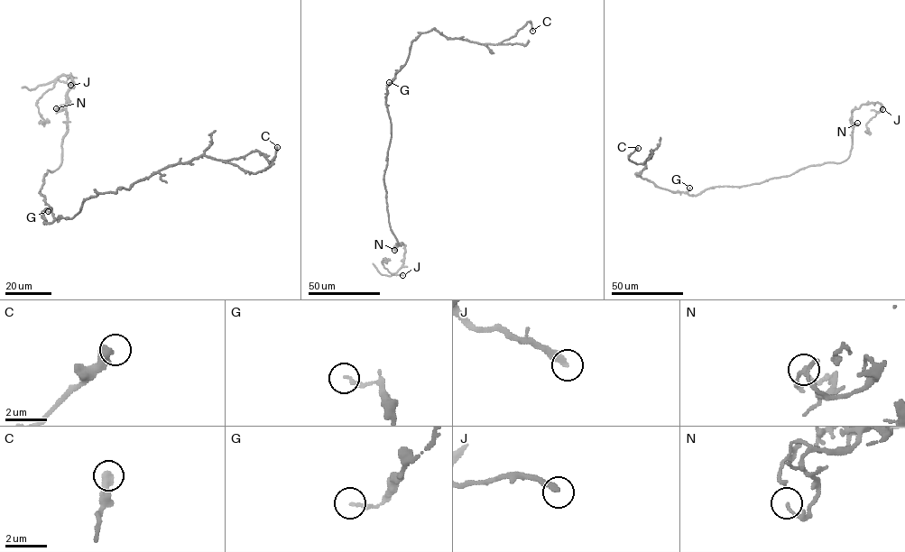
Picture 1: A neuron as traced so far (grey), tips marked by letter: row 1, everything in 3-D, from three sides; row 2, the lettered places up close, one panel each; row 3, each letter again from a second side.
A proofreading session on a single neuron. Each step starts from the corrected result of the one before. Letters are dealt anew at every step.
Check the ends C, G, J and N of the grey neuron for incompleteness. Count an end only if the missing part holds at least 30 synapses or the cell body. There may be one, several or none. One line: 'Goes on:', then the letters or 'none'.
Goes on: none

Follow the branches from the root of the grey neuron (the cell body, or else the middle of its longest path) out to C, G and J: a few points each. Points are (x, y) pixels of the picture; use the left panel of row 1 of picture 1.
C: (51, 209), (42, 211), (44, 223), (72, 218), (99, 193), (128, 189), (202, 155), (261, 171), (277, 147)
G: (51, 209), (42, 211), (44, 223), (49, 224), (55, 219), (53, 215), (48, 211)
J: (51, 209), (39, 192), (47, 170), (61, 164), (67, 131), (66, 93), (73, 80), (58, 78), (70, 85)

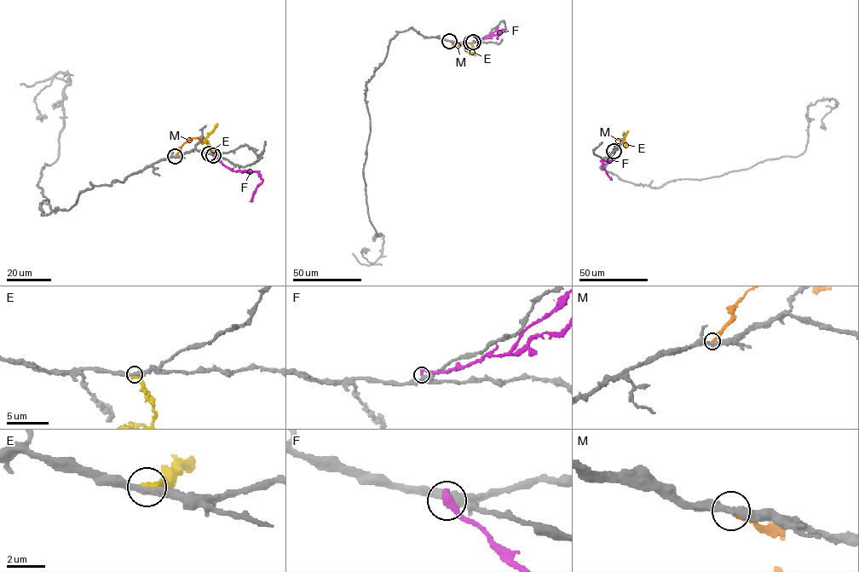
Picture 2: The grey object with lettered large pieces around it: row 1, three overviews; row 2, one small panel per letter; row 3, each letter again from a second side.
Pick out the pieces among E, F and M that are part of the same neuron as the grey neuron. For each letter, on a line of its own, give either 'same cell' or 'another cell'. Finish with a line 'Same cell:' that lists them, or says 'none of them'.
E: another cell
F: another cell
M: another cell
Same cell: none of them

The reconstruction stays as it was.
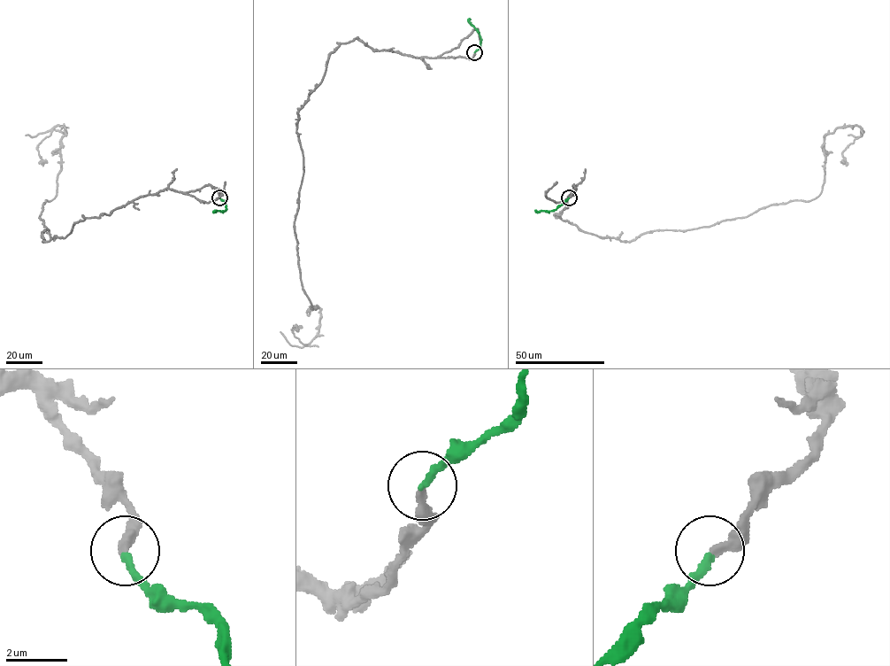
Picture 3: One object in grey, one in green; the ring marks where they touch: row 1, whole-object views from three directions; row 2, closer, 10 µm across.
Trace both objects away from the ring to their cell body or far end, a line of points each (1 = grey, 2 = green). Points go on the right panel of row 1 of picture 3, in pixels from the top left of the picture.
1: (569, 197), (574, 185), (556, 218), (627, 242), (816, 198), (824, 136), (858, 126), (861, 135), (843, 159)
2: (569, 197), (552, 211), (534, 210)

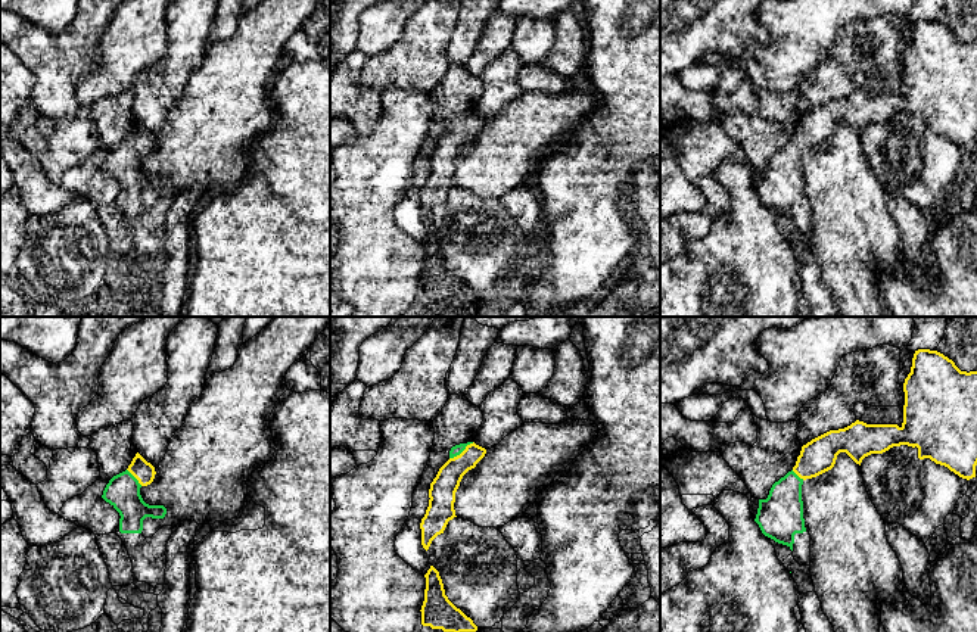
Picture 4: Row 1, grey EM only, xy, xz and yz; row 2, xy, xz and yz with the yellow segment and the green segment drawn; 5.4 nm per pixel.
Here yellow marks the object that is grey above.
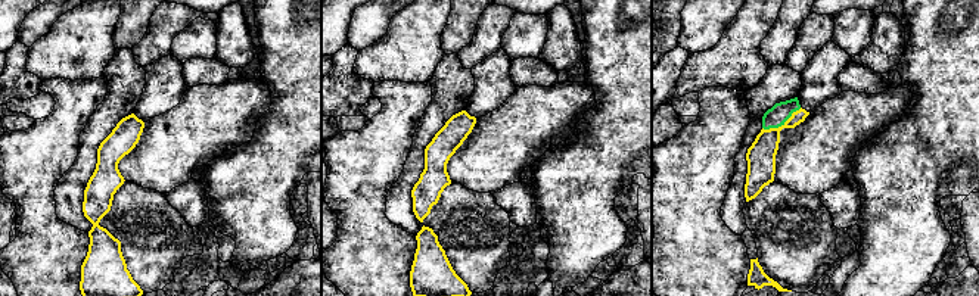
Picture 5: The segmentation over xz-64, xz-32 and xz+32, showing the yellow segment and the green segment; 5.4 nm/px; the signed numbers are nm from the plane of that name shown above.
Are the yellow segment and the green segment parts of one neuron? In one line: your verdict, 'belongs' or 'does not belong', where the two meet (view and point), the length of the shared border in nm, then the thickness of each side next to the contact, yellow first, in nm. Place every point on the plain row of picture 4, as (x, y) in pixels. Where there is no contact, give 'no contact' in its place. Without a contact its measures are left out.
belongs; meets yellow in xz at (463, 121); contact 160 nm long; 140 nm thick on the yellow side, 60 nm on the other

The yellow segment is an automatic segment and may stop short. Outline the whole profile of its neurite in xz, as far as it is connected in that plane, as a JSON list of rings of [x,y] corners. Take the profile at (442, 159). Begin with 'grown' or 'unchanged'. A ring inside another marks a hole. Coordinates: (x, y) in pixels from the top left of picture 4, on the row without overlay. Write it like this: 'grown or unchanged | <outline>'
grown | [[[475,112],[460,113],[451,118],[449,130],[439,138],[429,159],[429,177],[421,189],[421,215],[427,221],[432,211],[444,203],[449,190],[455,186],[455,162],[463,146],[476,137],[486,119]]]

